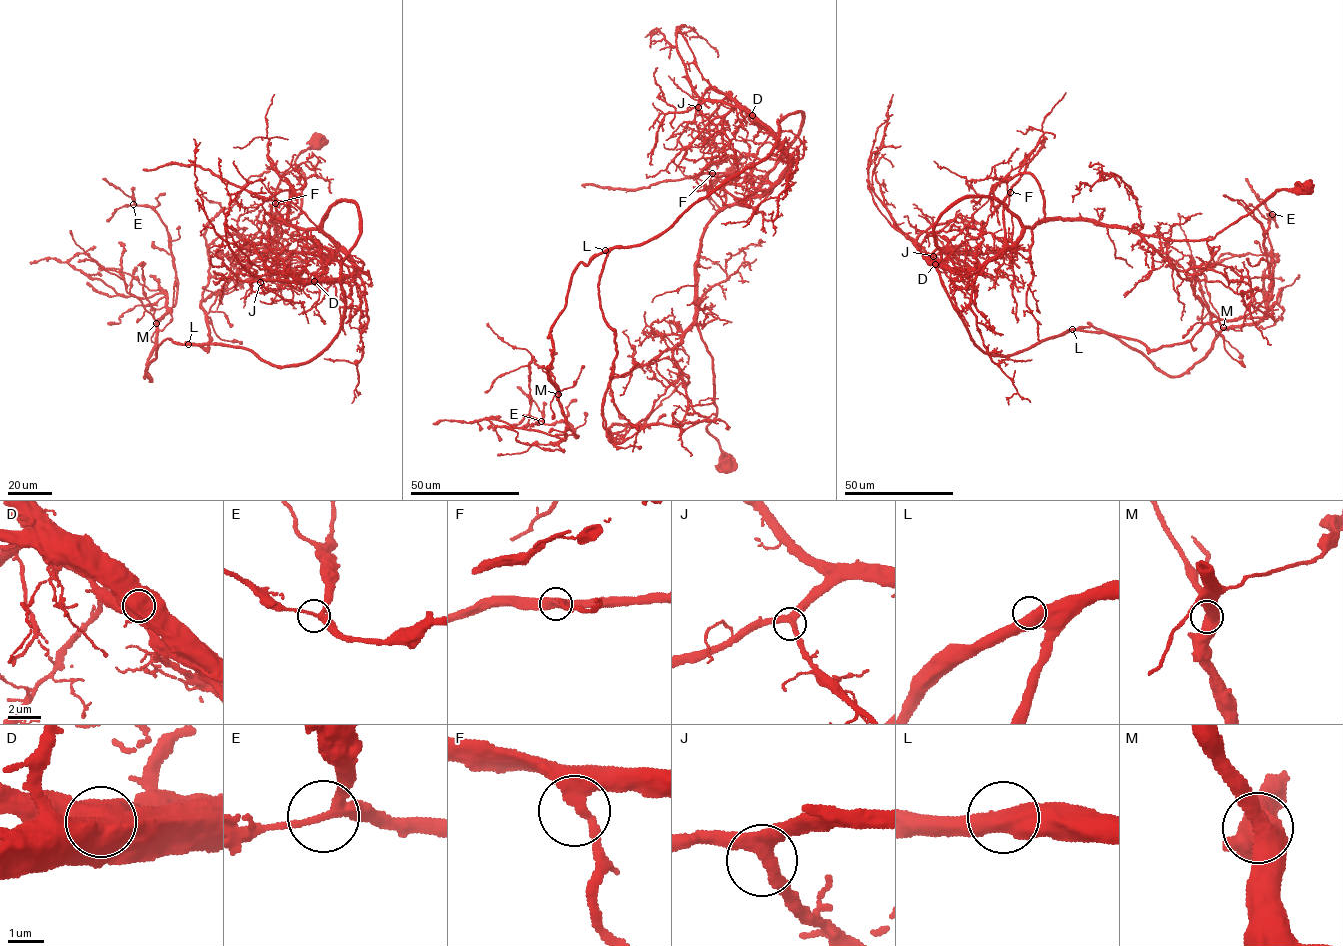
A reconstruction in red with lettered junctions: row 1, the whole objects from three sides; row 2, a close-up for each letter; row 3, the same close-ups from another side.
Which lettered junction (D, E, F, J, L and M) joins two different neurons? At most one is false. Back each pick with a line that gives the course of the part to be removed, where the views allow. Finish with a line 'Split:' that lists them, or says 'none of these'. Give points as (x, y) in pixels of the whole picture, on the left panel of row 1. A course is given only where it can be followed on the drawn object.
D: Course of the part to remove: (314, 281), (349, 281), (358, 270), (345, 251), (292, 203), (266, 199), (193, 165), (143, 169)
Split: D

